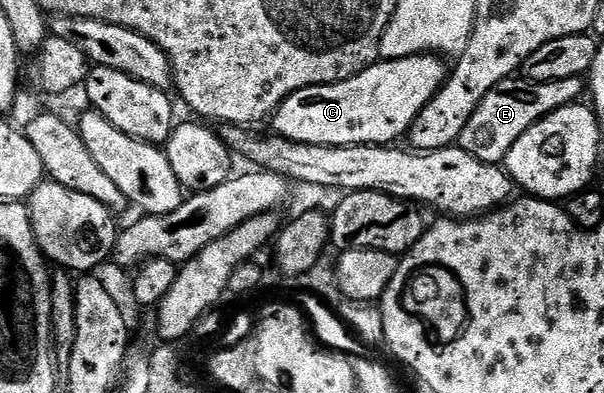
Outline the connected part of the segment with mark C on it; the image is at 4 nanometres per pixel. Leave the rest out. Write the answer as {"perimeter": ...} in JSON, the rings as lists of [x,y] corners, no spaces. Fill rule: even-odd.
{"perimeter":[[[412,55],[411,57],[403,57],[402,59],[386,59],[378,61],[367,70],[361,71],[355,77],[351,77],[347,81],[339,81],[338,83],[328,83],[327,85],[319,85],[318,87],[308,87],[307,89],[299,89],[295,93],[291,93],[291,97],[287,97],[281,102],[275,114],[272,116],[272,130],[278,135],[282,135],[285,139],[290,139],[296,143],[306,143],[307,145],[328,145],[329,147],[352,147],[354,145],[393,145],[398,141],[397,138],[404,136],[408,132],[409,127],[415,121],[415,117],[419,117],[419,113],[427,105],[427,101],[431,101],[431,97],[435,97],[435,93],[439,91],[447,78],[446,60],[436,55]]]}

